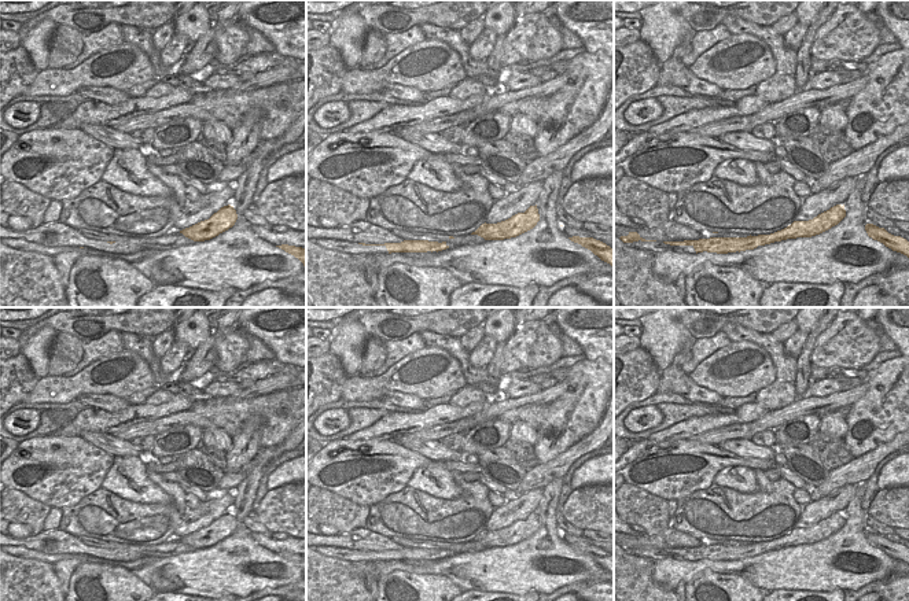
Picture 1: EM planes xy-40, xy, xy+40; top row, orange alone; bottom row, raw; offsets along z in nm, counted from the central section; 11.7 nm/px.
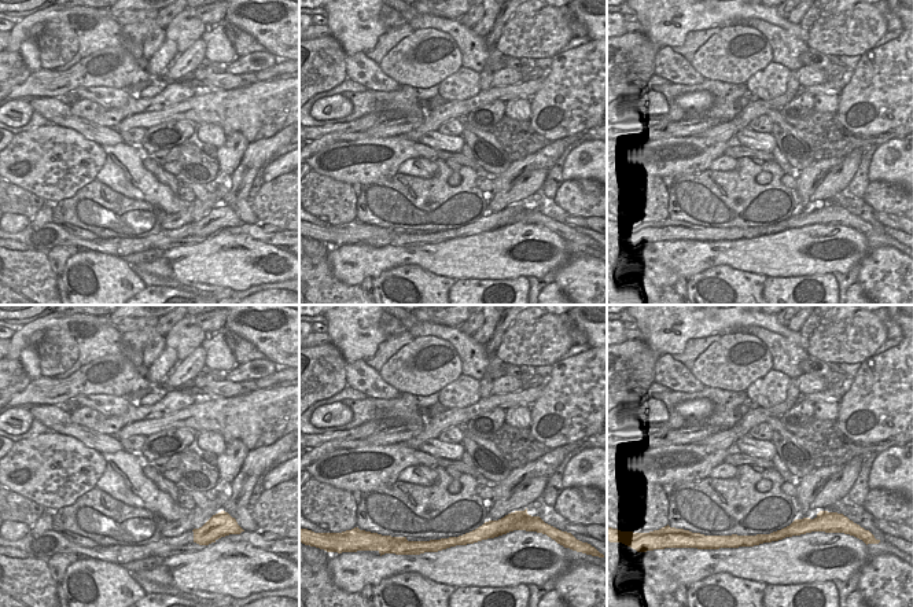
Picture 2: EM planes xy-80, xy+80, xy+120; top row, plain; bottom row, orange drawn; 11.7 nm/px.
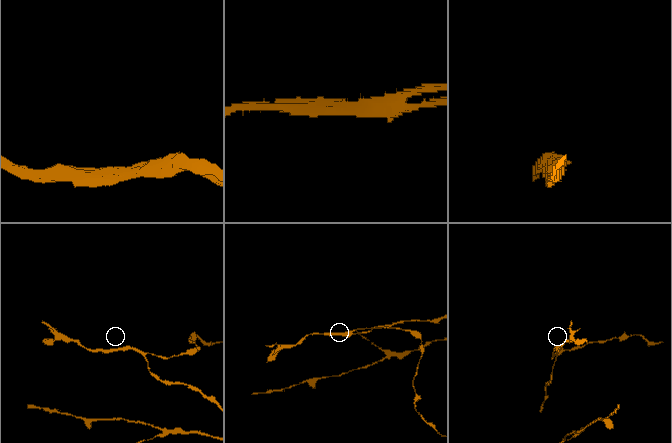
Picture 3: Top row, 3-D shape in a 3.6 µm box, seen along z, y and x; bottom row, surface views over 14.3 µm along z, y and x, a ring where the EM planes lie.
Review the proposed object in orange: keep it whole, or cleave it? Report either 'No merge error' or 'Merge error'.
Merge error

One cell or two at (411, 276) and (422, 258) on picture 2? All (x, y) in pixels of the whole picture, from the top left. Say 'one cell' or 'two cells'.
two cells

